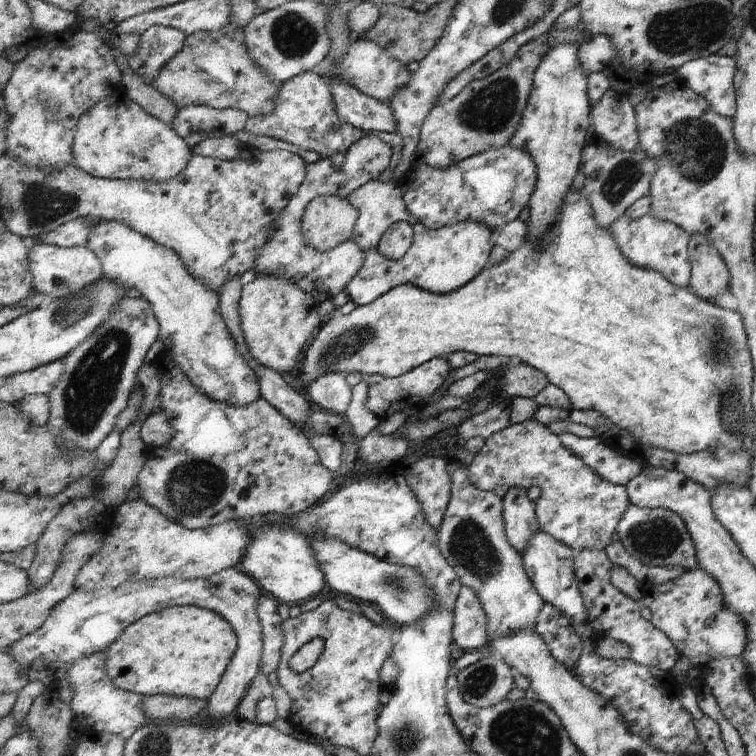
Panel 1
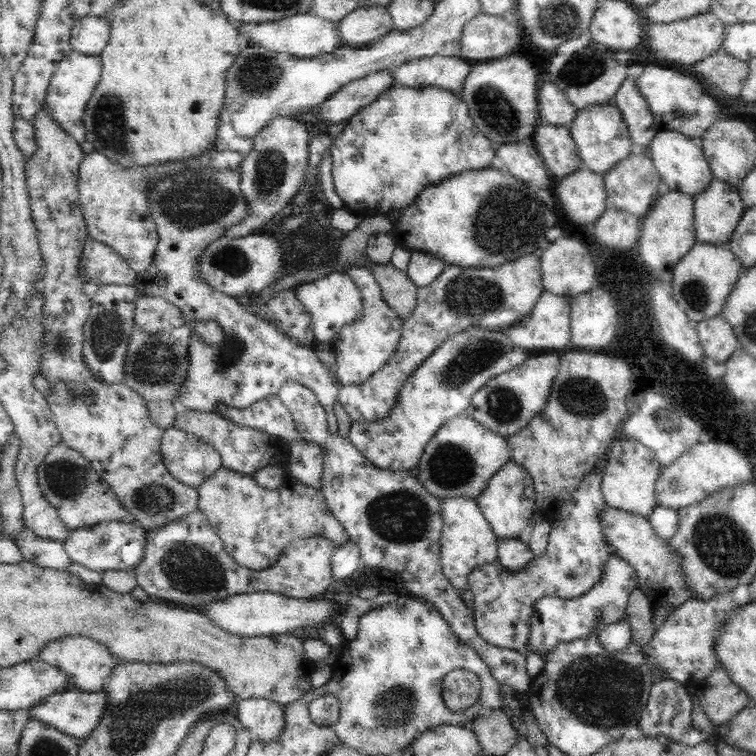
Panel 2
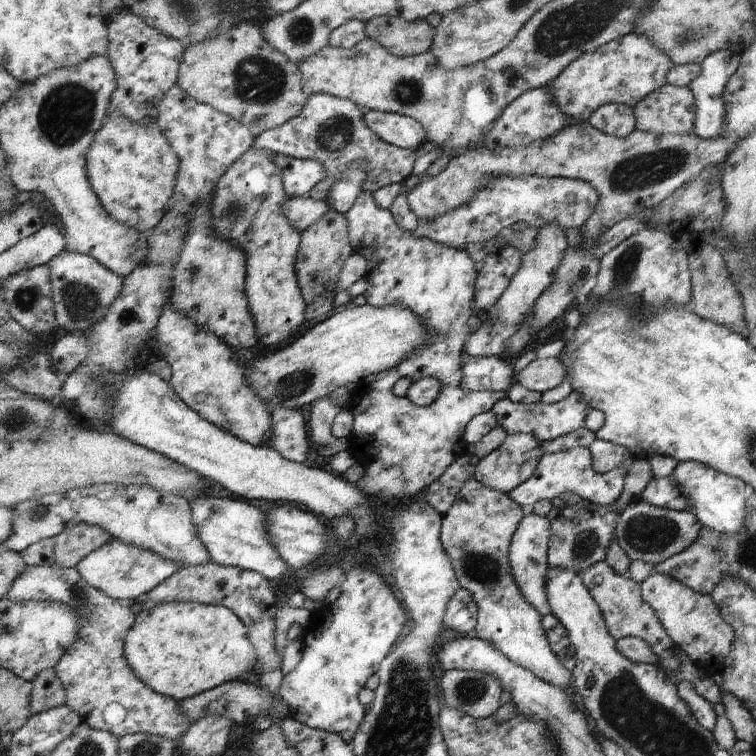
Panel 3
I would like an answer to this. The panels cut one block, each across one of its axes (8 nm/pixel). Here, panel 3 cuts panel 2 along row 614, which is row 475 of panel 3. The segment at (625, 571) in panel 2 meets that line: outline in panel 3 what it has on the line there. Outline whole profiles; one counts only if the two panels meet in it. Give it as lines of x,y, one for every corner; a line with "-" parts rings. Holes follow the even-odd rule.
587,447
574,448
560,453
547,453
542,456
537,470
532,476
510,491
509,496
527,510
540,500
552,501
567,493
579,495
591,504
606,507
613,505
621,494
625,472
632,462
633,458
629,456
621,462
619,467
606,473
597,474
590,467
590,454

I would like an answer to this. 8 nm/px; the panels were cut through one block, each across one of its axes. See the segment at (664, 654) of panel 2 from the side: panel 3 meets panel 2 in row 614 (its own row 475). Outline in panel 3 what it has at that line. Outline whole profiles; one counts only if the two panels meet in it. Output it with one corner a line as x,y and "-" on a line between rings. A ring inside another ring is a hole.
697,461
678,462
668,477
677,490
686,496
692,513
703,527
719,534
740,532
744,525
745,499
750,491
749,486
742,480
717,472

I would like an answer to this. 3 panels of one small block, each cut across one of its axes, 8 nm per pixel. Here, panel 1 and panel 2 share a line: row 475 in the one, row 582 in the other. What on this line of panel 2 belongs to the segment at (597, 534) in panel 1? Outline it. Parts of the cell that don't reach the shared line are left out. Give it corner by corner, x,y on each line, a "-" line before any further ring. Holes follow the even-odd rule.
593,466
571,502
551,517
552,528
546,551
534,557
524,570
510,571
497,560
479,566
469,576
469,587
475,600
477,631
493,646
526,653
533,606
537,600
547,596
578,598
600,581
602,565
609,556
608,540
600,522
605,506
600,490
601,480
602,470

